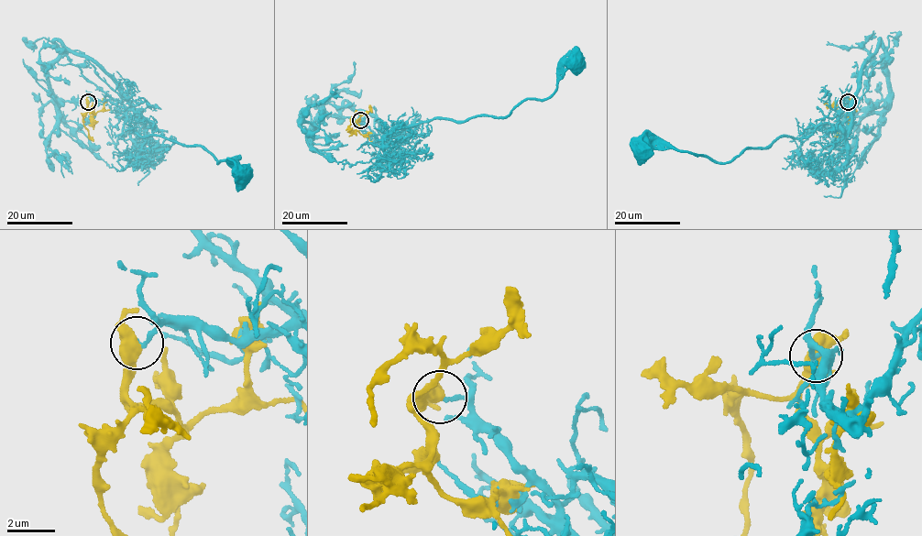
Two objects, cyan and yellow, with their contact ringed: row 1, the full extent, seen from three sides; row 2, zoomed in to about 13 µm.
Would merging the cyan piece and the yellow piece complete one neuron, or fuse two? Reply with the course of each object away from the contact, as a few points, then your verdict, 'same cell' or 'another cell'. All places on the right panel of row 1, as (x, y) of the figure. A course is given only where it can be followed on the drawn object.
cyan via (848, 102), (851, 113), (836, 127), (784, 136), (731, 160), (642, 146) | yellow via (848, 102), (836, 109), (839, 125), (833, 136) | another cell

